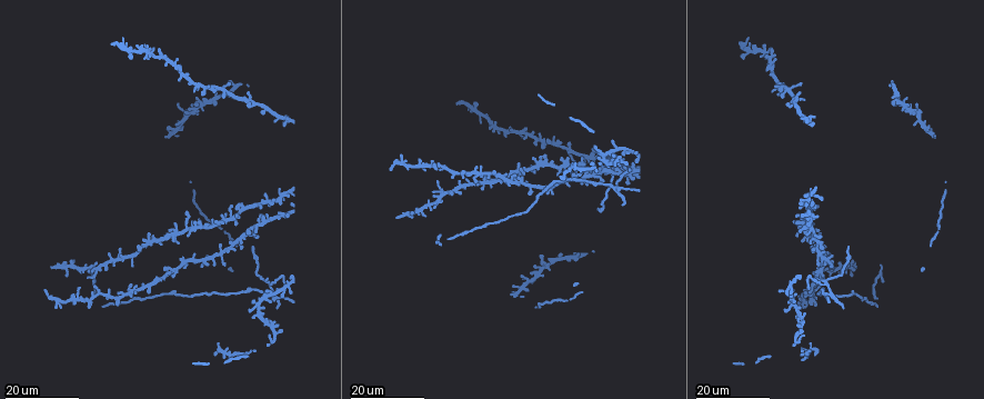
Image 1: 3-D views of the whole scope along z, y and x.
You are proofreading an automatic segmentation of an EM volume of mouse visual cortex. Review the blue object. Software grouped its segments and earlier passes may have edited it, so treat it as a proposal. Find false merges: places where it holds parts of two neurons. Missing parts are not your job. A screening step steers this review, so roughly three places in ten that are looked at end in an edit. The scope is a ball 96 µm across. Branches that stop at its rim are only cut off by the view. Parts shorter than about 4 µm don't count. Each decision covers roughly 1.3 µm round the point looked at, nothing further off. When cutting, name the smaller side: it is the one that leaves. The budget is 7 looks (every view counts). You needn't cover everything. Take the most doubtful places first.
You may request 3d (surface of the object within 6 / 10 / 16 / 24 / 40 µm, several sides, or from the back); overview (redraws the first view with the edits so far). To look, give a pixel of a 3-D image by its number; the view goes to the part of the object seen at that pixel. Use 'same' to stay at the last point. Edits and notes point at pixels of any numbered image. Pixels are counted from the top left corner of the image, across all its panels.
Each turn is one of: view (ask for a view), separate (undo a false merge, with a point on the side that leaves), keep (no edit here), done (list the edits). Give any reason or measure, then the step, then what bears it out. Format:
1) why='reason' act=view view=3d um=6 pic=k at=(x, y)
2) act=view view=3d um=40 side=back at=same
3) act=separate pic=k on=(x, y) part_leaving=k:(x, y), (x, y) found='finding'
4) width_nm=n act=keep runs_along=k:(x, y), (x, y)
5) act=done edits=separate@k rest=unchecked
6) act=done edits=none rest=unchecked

act=view view=3d um=24 pic=1 at=(604, 155)

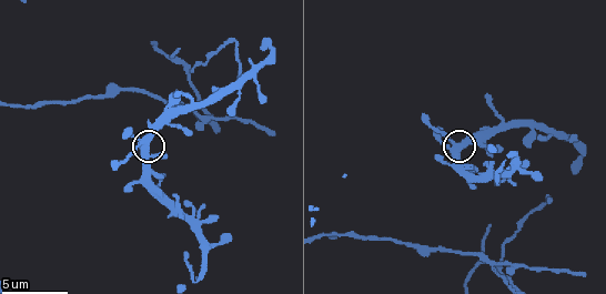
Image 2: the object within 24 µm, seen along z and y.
act=view view=3d um=10 pic=2 at=(451, 143)

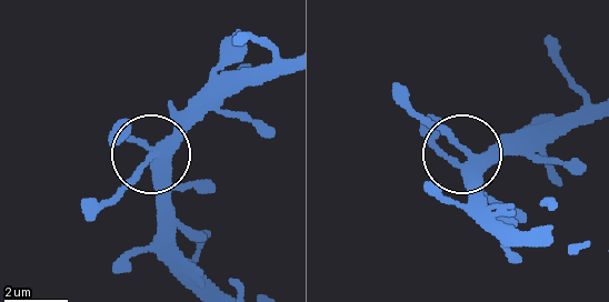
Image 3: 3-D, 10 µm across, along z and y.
act=view view=3d um=6 pic=3 at=(468, 155)

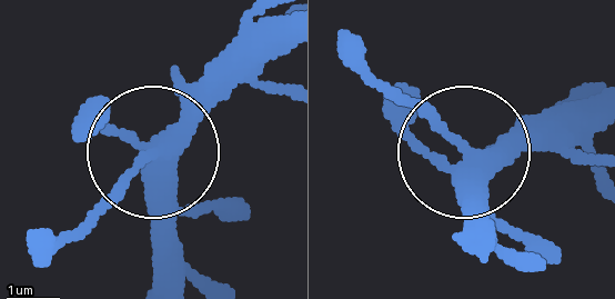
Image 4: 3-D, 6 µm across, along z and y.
width_nm=320 act=keep found='all the same neuron'

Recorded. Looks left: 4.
why='three arms meet' act=view view=3d um=16 pic=1 at=(533, 166)

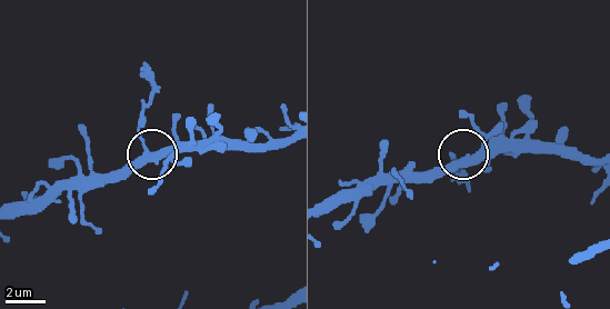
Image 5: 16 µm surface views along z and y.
act=view view=3d um=10 pic=5 at=(146, 154)

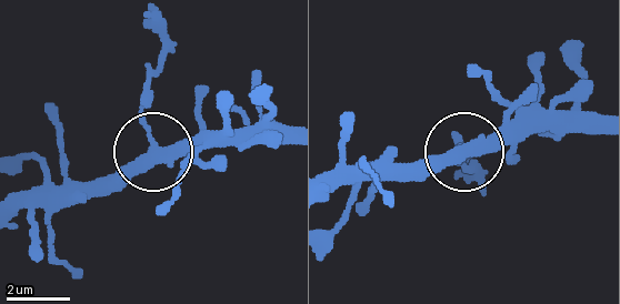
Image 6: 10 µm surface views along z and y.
act=keep runs_along=6:(290, 137), (194, 137), (157, 150), (147, 121), (147, 76) found='continuous, no second neuron'

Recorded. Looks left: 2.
act=view view=3d um=24 pic=1 at=(75, 266)

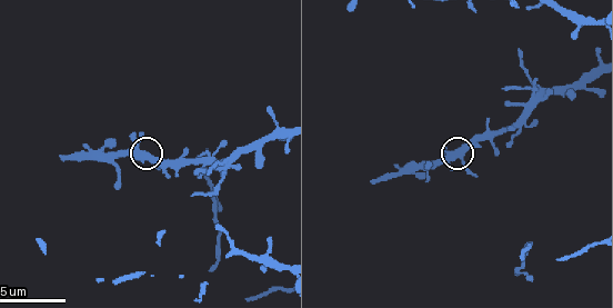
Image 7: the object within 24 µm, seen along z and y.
act=view view=3d um=10 pic=7 at=(462, 159)

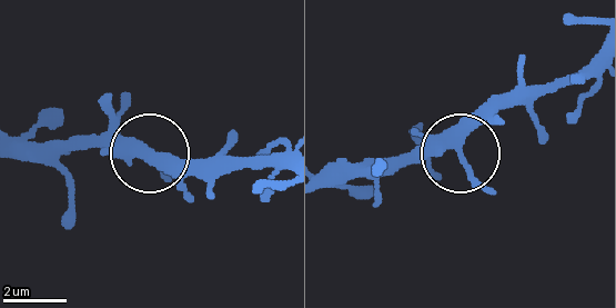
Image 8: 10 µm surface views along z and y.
arms=3 act=keep runs_along=8:(594, 60), (522, 87), (455, 151), (365, 156) found='continuous, no second neuron'

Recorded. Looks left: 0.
act=done edits=none rest=unchecked

